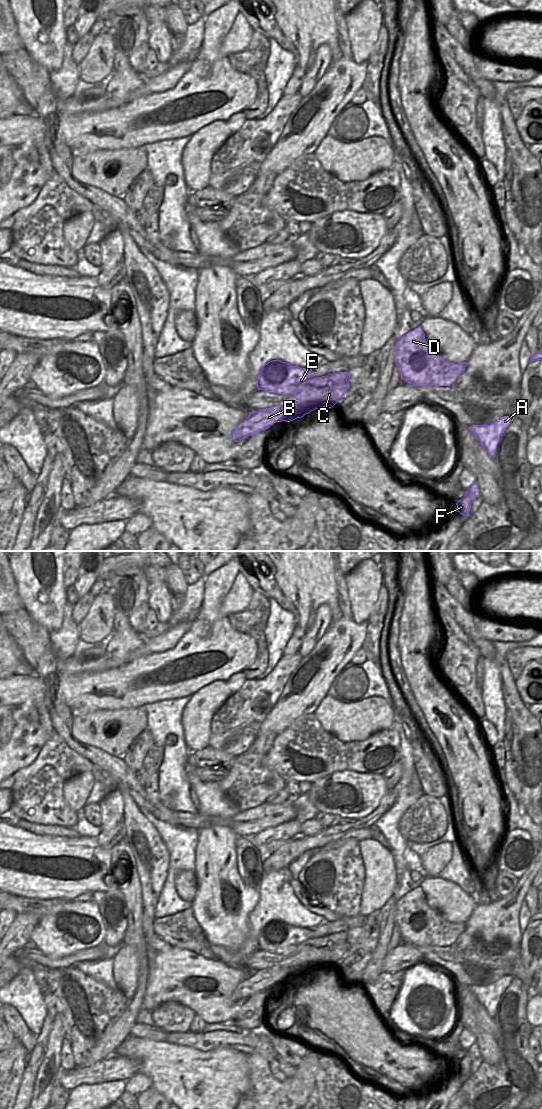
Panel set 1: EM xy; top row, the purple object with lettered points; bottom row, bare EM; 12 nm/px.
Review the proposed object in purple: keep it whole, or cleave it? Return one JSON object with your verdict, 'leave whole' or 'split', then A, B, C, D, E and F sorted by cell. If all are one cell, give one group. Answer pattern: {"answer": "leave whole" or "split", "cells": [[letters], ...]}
{"answer": "split", "cells": [["A", "B", "C", "D", "F"], ["E"]]}

